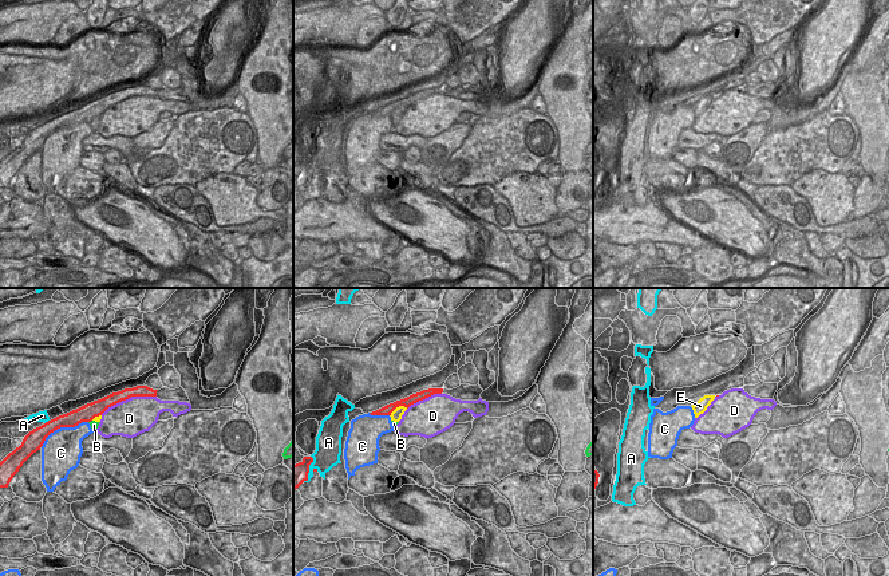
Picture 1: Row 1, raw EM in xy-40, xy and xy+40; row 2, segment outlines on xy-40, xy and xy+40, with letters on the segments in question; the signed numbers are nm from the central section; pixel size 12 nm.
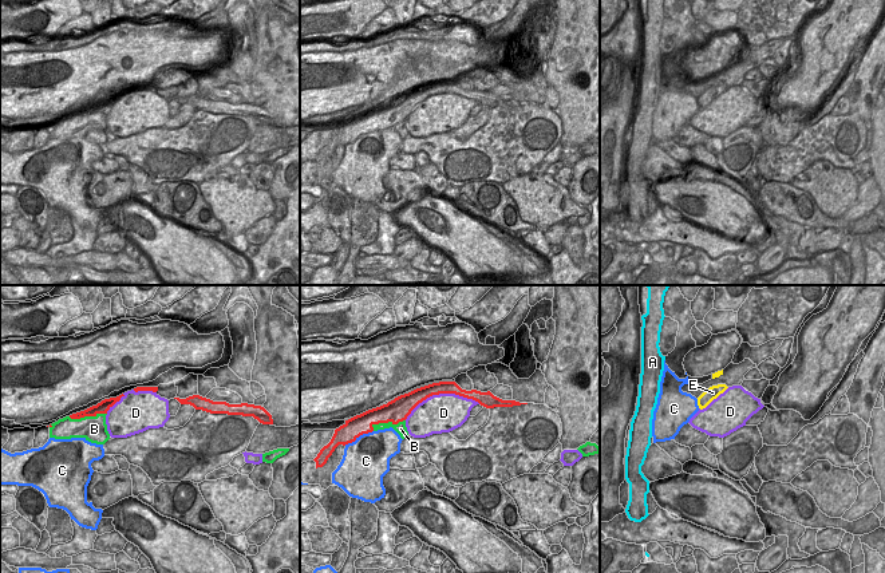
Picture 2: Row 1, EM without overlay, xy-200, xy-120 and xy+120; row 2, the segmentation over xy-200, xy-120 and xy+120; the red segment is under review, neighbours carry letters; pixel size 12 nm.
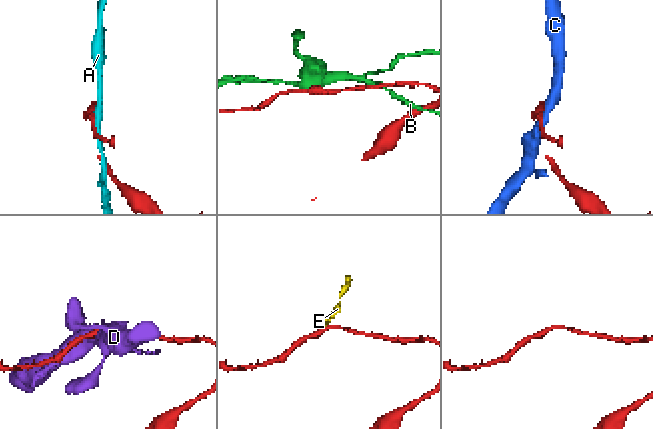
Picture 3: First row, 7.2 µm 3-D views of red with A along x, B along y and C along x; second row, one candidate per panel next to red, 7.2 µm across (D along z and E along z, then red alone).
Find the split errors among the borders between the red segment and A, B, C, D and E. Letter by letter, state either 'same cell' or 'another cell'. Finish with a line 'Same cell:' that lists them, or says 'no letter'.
A: another cell
B: another cell
C: another cell
D: another cell
E: another cell
Same cell: no letter

